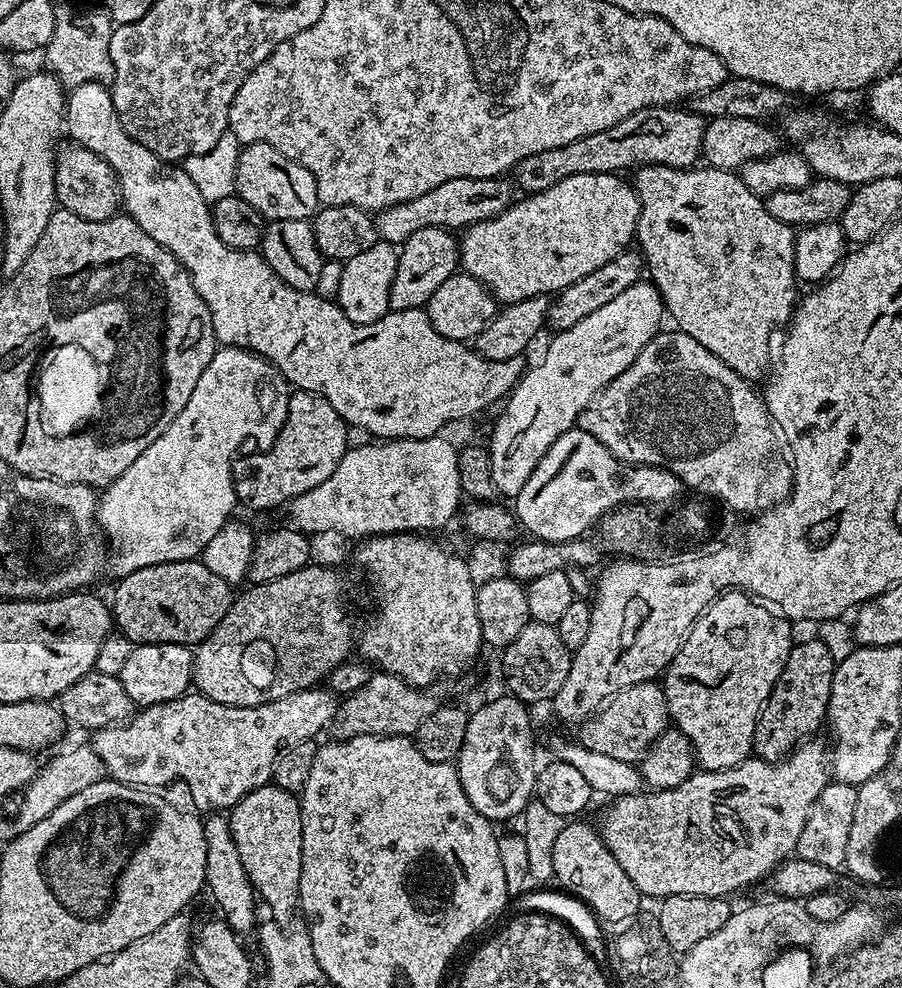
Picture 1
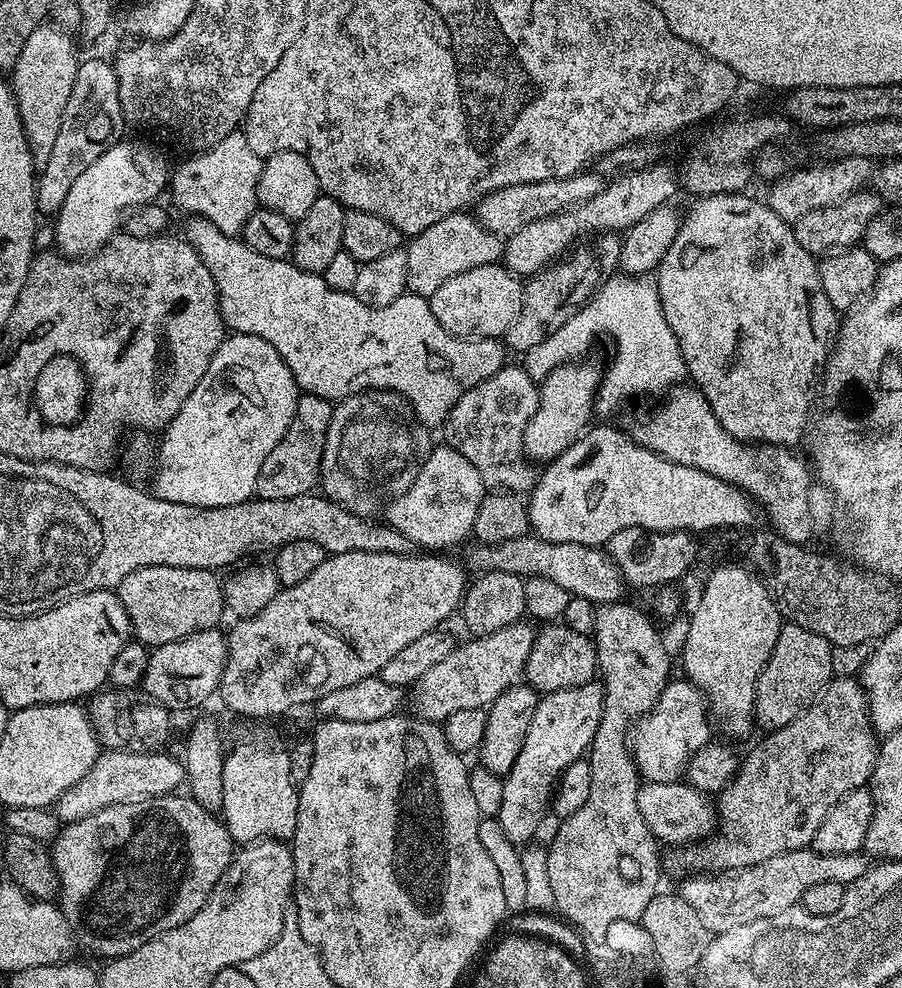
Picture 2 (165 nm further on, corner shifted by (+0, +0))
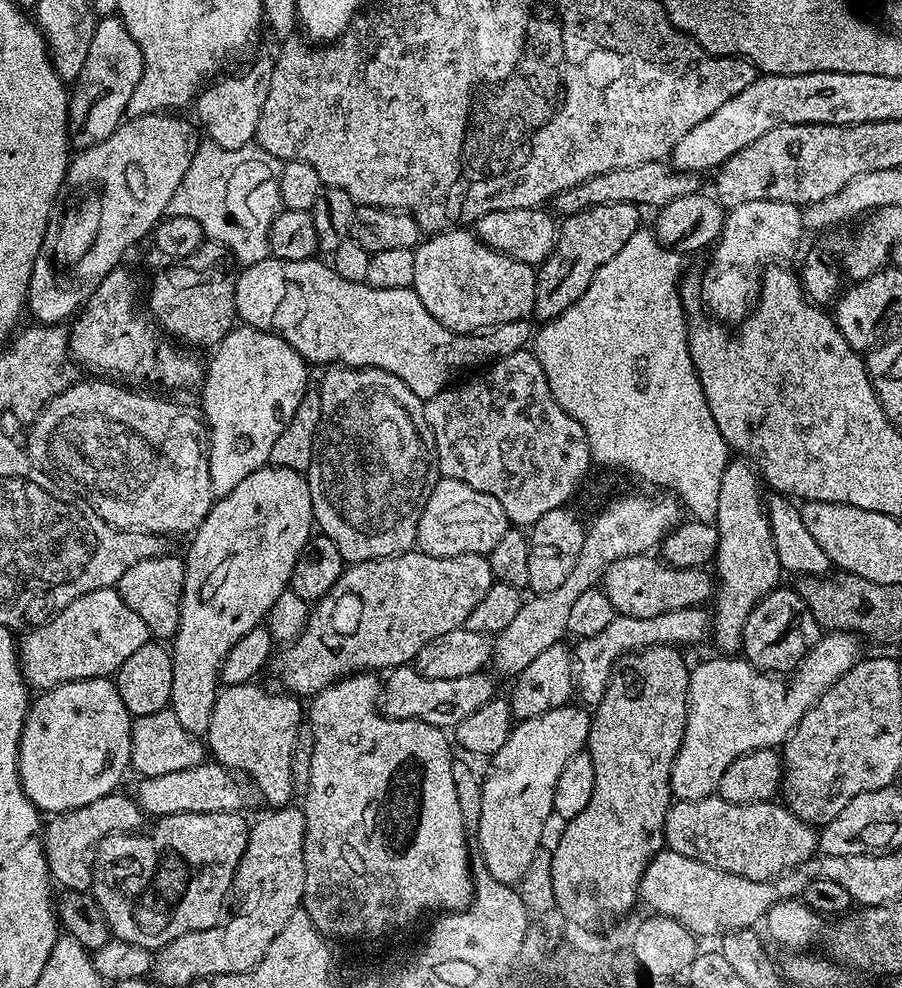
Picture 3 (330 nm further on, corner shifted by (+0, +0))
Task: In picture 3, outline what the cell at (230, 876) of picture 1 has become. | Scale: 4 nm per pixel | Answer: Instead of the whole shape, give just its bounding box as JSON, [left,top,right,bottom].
[170,466,312,737]

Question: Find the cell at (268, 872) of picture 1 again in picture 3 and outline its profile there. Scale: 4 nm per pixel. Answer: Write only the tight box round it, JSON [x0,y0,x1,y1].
[206,682,302,806]

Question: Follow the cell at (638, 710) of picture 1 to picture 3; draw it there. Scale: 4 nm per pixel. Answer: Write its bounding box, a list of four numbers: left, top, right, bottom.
[670,632,861,800]

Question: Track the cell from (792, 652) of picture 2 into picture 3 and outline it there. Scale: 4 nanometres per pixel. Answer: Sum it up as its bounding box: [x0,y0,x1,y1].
[742,586,822,674]

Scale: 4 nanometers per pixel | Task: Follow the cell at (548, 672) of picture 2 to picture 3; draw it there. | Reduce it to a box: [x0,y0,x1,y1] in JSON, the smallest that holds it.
[574,607,710,706]

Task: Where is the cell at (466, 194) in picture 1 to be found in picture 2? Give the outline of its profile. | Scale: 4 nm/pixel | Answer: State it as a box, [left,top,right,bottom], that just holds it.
[474,170,606,238]

